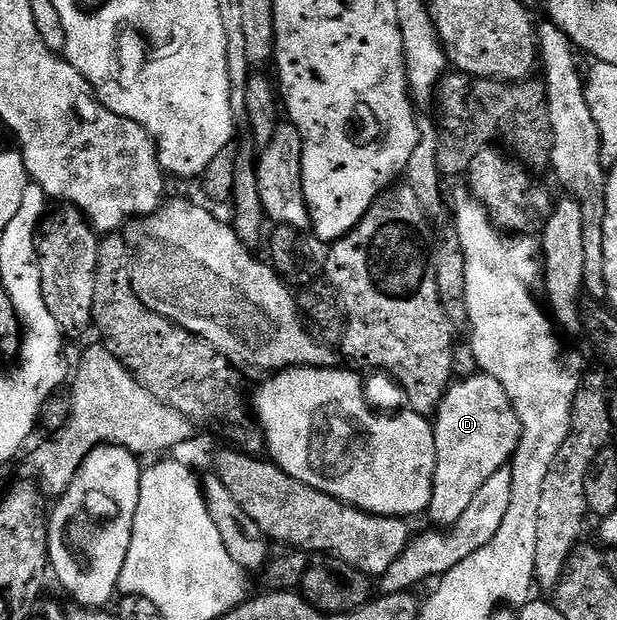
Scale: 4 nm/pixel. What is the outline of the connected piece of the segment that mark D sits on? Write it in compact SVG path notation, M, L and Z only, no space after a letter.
M481 372L474 374L471 378L462 381L455 381L447 390L442 402L438 406L437 414L433 415L432 425L434 427L434 439L436 440L436 472L434 473L434 483L432 484L432 500L430 501L430 509L428 518L435 522L435 527L452 528L464 516L464 512L468 512L468 508L472 504L472 496L476 496L476 492L480 492L480 488L484 488L484 484L488 484L488 480L497 470L503 469L513 459L515 452L518 451L518 441L522 439L522 425L514 411L514 405L508 400L508 392L504 392L504 388L496 380L492 380L492 376Z

